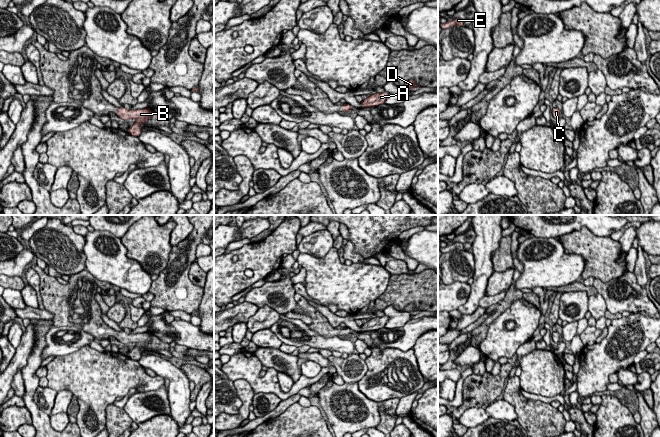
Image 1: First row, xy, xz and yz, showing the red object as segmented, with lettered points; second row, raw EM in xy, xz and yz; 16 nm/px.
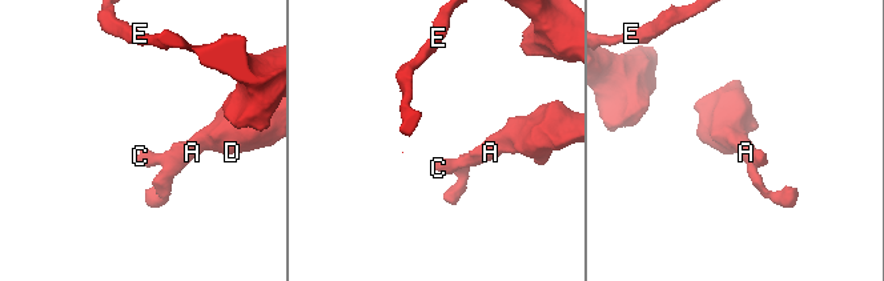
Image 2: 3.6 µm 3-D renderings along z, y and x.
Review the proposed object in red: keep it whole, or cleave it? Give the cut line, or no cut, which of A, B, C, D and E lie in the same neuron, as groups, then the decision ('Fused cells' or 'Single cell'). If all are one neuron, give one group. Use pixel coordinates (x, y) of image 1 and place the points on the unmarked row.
No split. Groups: A B C D E. Single cell

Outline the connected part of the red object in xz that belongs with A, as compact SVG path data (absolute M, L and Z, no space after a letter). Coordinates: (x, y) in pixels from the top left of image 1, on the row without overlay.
M387 315L382 317L373 317L360 326L362 329L361 332L375 331L381 328L385 328L385 324L388 320L389 317Z

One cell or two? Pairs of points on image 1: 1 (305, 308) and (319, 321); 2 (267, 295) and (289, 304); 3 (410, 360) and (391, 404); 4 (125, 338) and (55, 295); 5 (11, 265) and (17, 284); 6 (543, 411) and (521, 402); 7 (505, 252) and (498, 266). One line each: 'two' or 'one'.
1: one
2: one
3: two
4: one
5: two
6: one
7: one

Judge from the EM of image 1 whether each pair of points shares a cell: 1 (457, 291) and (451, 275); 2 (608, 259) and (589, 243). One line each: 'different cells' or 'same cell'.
1: different cells
2: same cell

